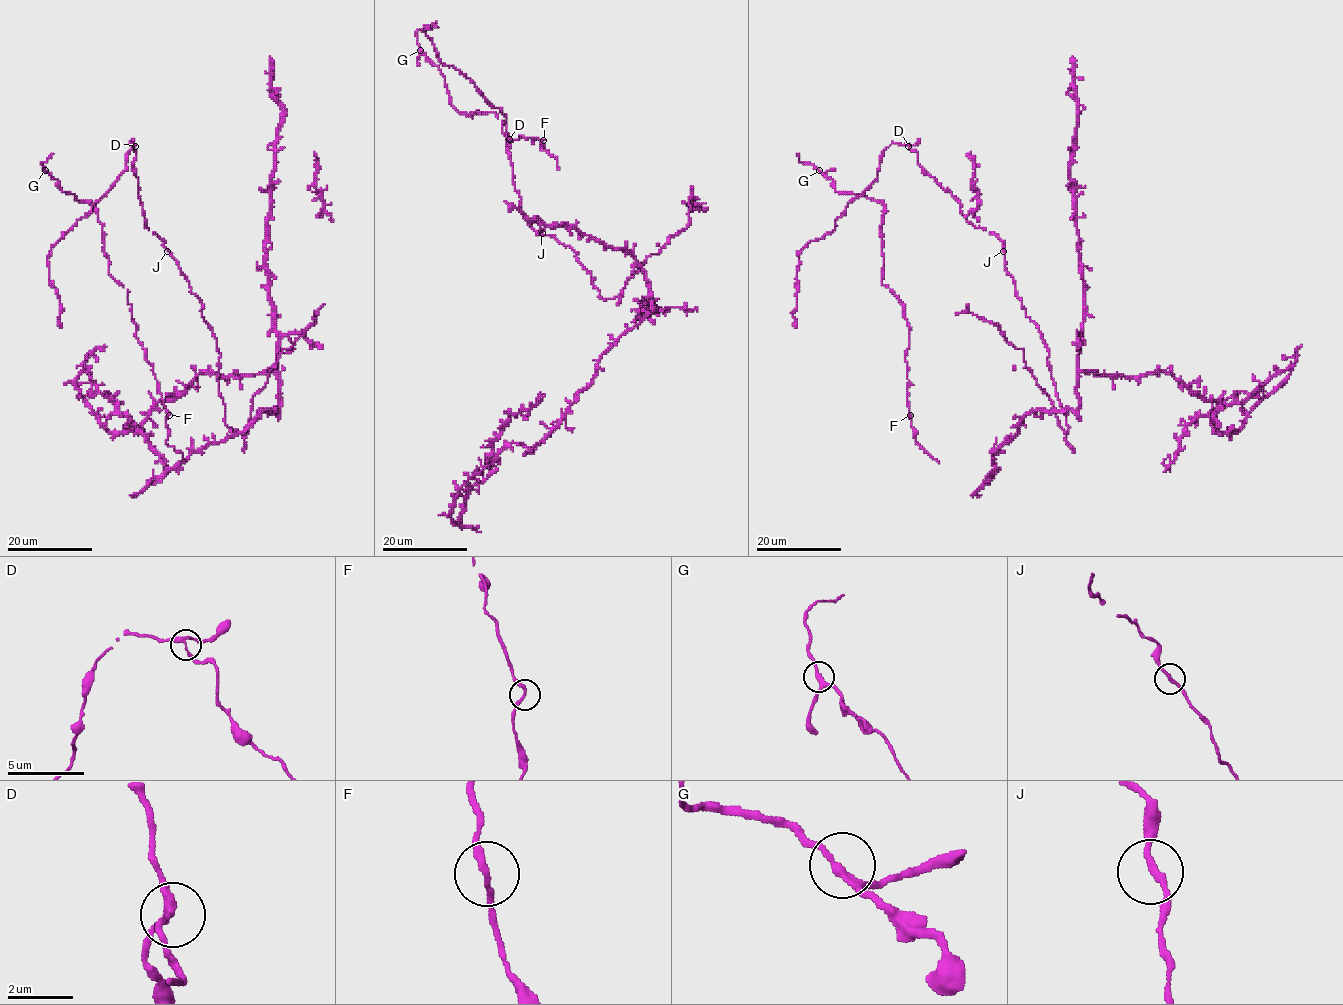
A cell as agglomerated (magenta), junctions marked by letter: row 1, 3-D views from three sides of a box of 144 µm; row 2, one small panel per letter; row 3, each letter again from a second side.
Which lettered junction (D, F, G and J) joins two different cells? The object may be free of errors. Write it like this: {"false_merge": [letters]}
{"false_merge": []}

